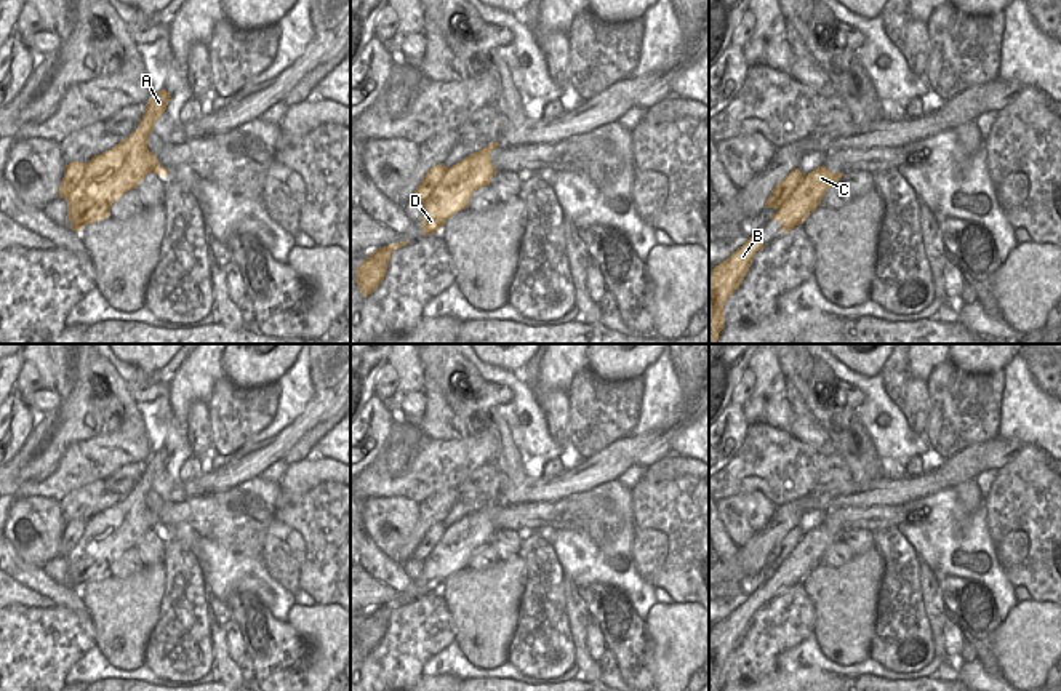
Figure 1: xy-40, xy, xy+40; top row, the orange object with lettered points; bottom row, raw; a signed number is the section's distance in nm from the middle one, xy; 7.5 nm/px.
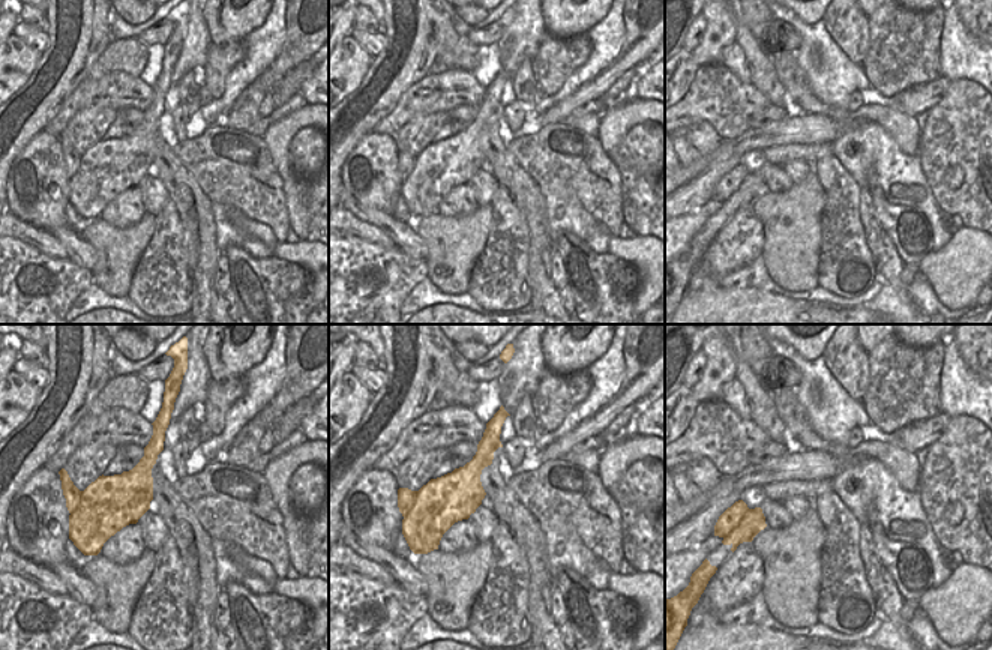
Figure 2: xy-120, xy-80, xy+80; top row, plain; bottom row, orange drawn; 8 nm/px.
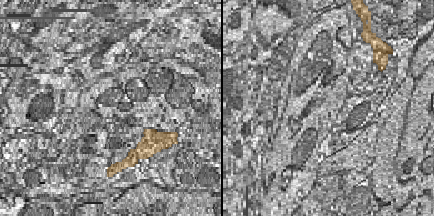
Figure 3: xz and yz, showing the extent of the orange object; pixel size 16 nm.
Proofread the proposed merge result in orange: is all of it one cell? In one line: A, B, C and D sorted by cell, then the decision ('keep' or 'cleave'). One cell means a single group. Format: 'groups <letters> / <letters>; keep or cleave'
groups A C D / B; cleave

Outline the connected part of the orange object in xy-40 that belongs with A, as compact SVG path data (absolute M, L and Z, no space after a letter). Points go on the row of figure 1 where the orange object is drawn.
M163 88L146 104L138 128L115 147L91 157L78 187L67 198L70 229L78 230L110 216L110 206L125 192L136 189L147 173L168 179L157 157L147 149L155 122L166 110L171 94Z

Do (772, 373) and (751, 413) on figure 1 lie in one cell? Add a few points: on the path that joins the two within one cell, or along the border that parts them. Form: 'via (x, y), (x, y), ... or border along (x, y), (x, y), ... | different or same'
via (768, 383), (756, 403) | same

